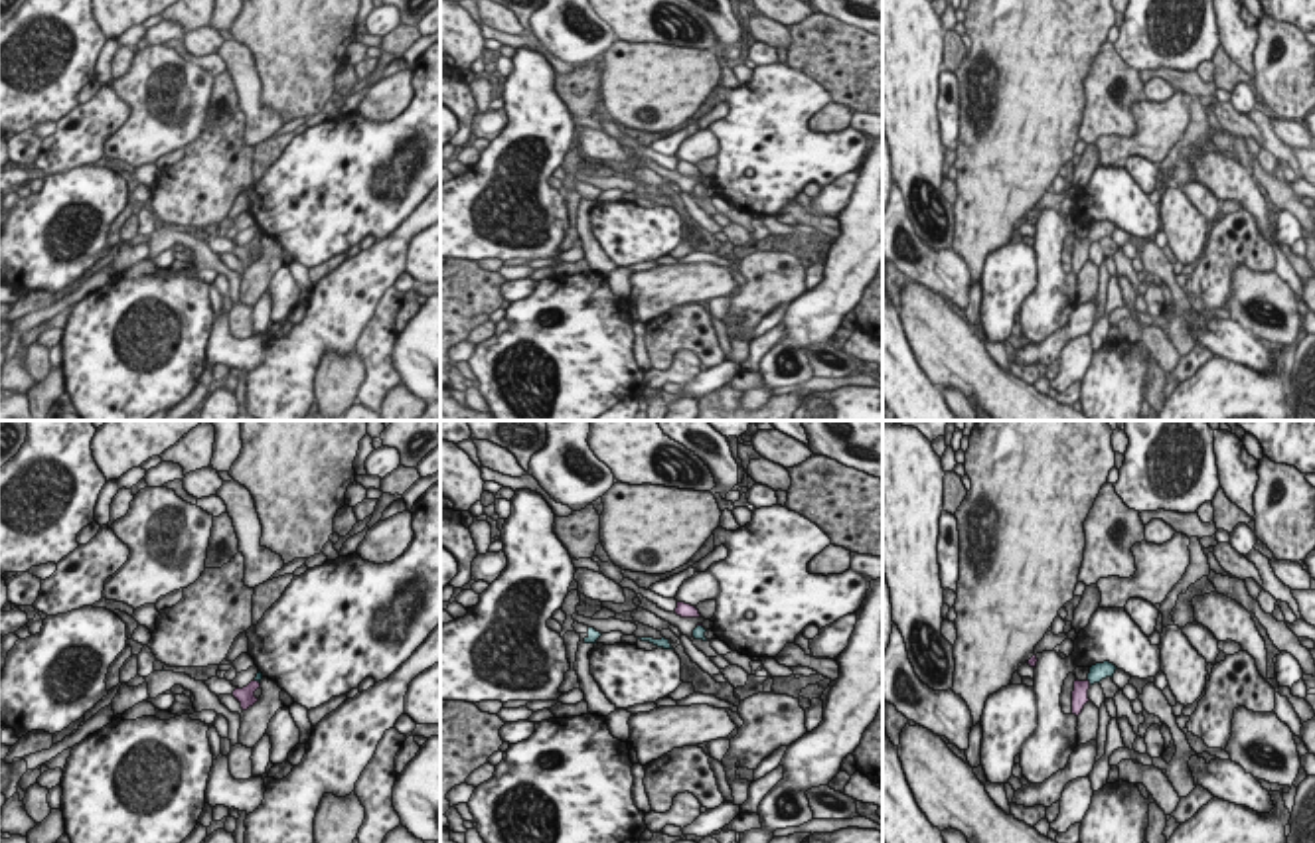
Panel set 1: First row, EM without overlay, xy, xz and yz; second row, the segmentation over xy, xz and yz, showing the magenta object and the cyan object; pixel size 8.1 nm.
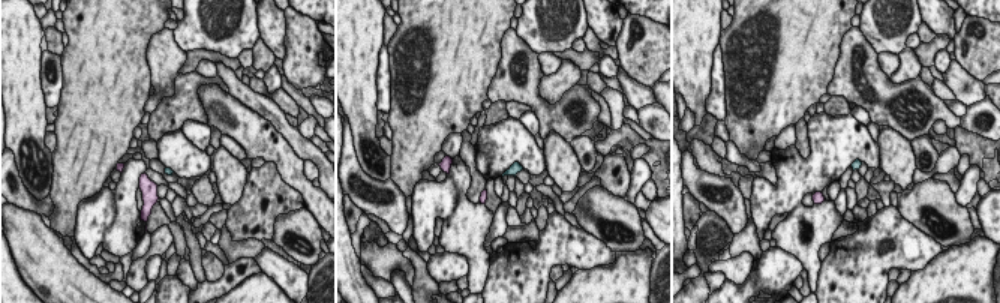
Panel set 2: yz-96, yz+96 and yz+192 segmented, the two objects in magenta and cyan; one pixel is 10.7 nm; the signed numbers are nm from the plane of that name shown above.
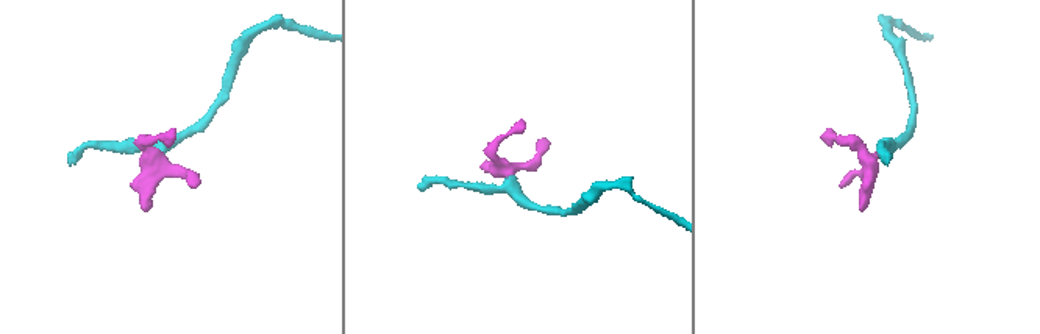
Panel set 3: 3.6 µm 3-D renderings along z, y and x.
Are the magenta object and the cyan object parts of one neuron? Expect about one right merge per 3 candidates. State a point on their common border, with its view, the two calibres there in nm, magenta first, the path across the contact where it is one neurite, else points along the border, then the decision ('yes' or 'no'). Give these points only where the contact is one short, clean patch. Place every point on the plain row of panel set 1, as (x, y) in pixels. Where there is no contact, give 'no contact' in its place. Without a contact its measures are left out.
meets magenta in yz at (1088, 239); 130 nm thick on the magenta side, 140 nm on the other; runs through yz (1081, 245), (1088, 239), (1098, 229); yes

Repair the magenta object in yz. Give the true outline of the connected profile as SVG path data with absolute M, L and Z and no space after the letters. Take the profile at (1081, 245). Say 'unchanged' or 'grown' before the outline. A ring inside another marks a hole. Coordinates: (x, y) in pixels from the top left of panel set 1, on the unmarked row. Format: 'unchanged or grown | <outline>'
grown | M1104 219L1104 221L1096 221L1090 225L1090 231L1088 231L1088 237L1086 239L1074 239L1074 249L1072 249L1072 272L1080 272L1084 263L1090 259L1088 257L1088 247L1094 243L1094 241L1100 241L1102 237L1106 235L1114 235L1116 231L1116 223L1110 221L1110 219Z

